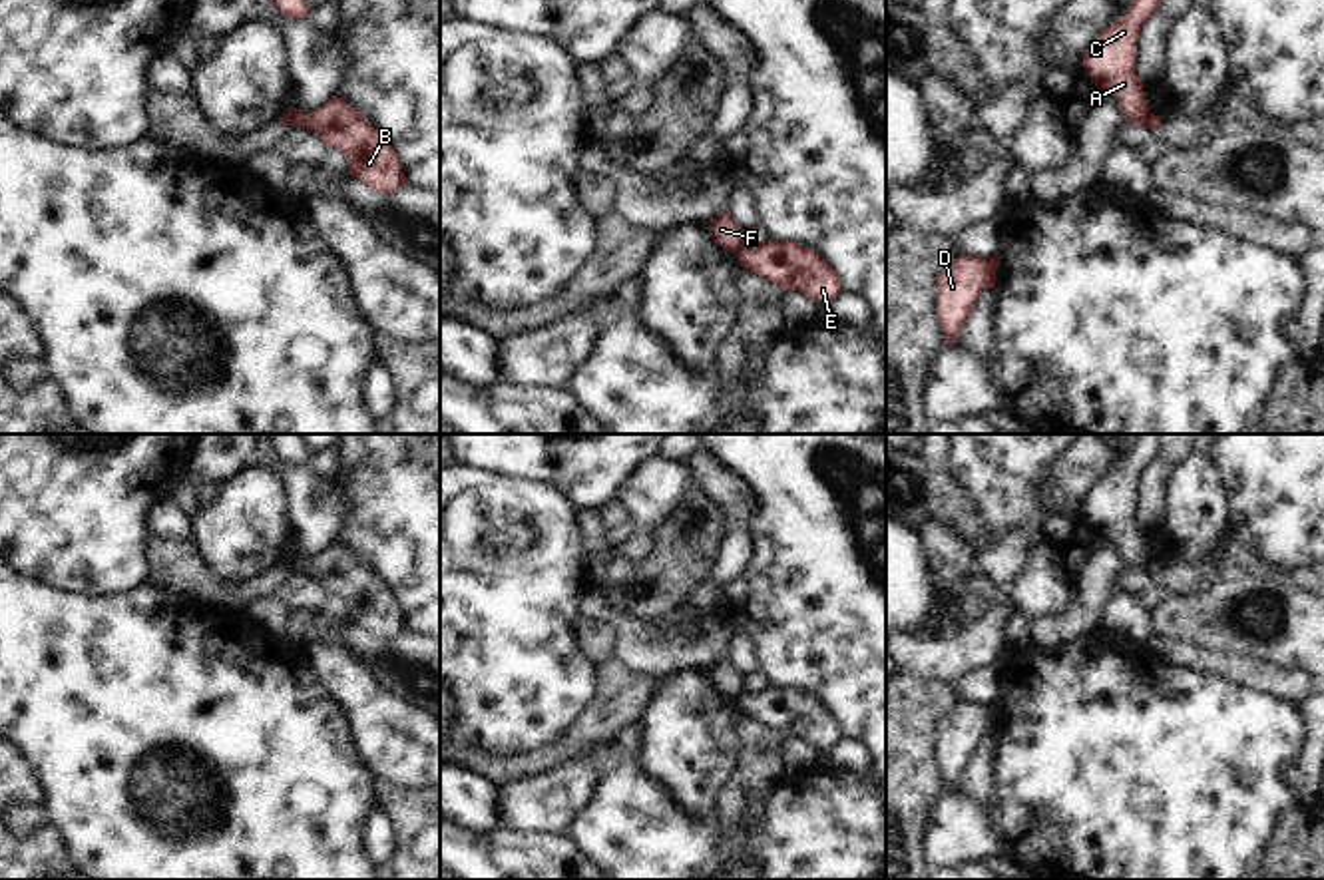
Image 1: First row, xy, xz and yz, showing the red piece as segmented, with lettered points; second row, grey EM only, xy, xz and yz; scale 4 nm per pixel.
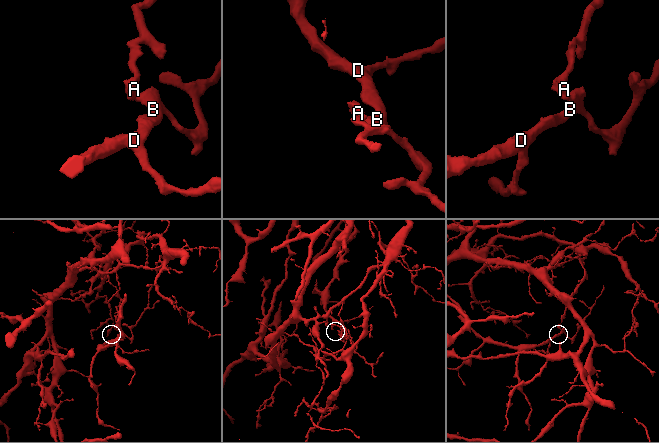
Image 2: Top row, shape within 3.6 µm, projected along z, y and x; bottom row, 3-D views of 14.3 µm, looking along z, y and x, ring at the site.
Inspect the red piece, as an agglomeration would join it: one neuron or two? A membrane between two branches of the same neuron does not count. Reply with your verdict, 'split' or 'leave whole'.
split

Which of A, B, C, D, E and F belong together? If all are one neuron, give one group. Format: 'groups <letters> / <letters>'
groups A C F / B D E

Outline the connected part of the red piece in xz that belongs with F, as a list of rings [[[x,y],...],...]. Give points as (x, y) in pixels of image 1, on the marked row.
[[[721,213],[709,221],[709,229],[713,231],[713,239],[723,249],[737,253],[743,249],[743,229],[729,217],[729,213]]]

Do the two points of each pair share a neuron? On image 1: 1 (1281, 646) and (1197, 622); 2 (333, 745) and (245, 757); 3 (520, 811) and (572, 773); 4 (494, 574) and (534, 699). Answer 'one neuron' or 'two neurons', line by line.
1: one neuron
2: one neuron
3: one neuron
4: one neuron

